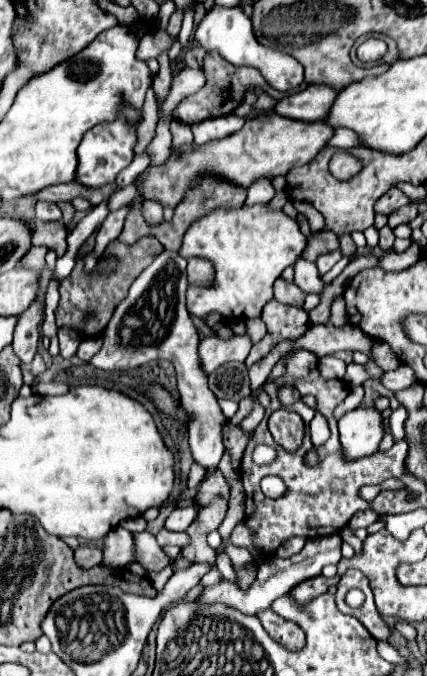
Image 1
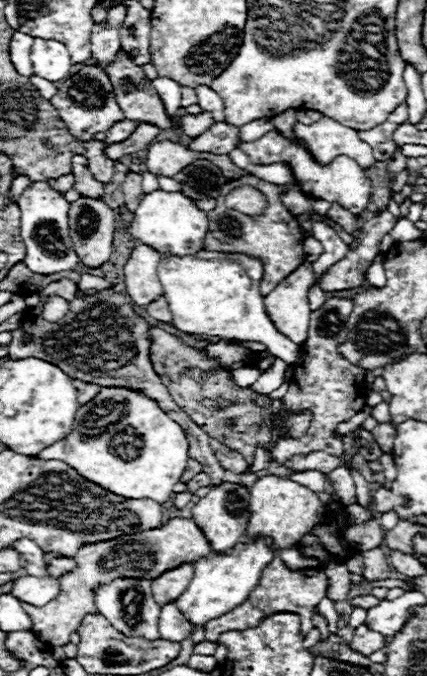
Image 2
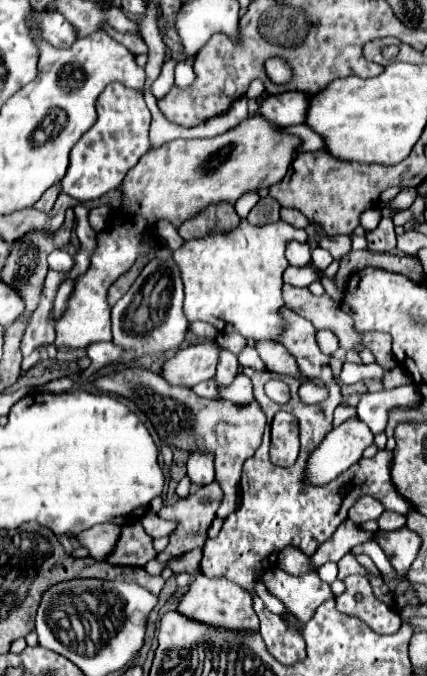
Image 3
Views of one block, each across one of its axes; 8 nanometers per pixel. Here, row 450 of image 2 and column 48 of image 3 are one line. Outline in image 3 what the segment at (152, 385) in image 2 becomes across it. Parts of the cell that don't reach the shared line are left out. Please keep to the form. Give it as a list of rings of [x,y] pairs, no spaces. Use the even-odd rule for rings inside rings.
[[[54,184],[52,188],[48,188],[48,190],[42,194],[42,198],[34,204],[34,208],[36,208],[36,210],[42,210],[42,212],[50,212],[52,206],[54,206],[54,202],[56,202],[56,196],[58,196],[58,194],[60,194],[60,186]]]

